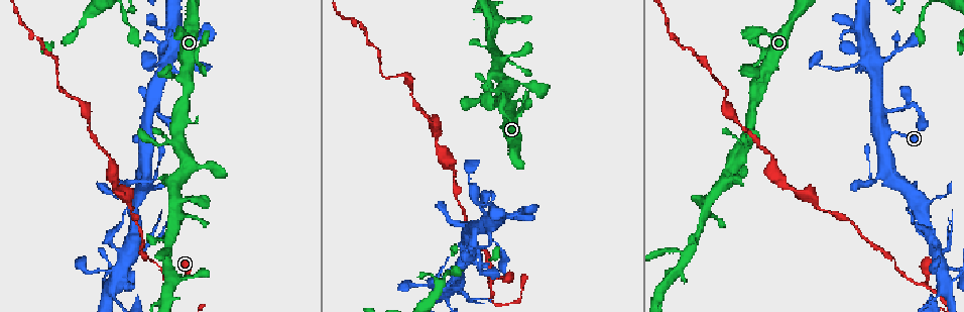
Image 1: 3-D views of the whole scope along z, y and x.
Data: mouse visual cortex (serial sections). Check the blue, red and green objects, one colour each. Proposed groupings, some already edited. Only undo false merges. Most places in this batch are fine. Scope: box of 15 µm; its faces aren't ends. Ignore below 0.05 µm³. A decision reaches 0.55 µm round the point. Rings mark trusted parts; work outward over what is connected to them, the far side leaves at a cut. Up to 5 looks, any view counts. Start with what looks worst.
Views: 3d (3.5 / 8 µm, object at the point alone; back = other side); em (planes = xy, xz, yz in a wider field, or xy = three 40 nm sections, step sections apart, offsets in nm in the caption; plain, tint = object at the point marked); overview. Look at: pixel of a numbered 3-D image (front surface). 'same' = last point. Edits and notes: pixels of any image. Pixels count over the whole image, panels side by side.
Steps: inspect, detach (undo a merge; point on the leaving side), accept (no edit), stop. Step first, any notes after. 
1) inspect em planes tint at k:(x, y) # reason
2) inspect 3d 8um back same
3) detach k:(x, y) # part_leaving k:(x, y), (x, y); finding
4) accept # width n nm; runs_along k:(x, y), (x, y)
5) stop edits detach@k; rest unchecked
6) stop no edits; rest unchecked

inspect 3d 3.5um at 1:(924, 285) # abrupt turn

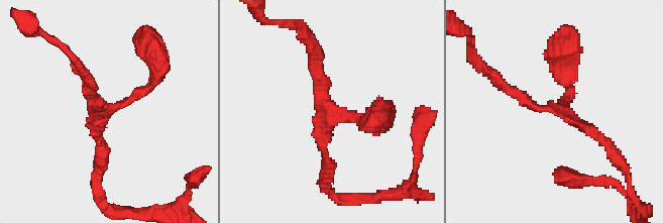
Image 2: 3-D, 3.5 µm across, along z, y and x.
inspect em xy step 1 tint at 2:(343, 114) # arms 3; arm_widths 200, 200, 250 nm

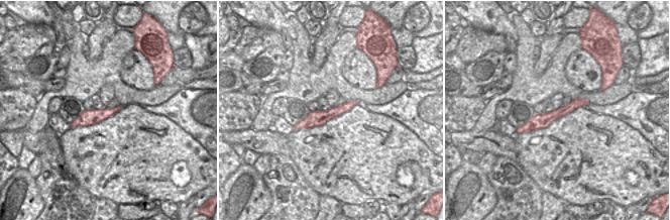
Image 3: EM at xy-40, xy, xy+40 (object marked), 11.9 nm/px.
accept # width 180 nm; runs_along 2:(380, 119), (331, 109), (313, 65); continuous, no second cell

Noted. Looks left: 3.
inspect 3d 8um at 1:(468, 236) # small branch off a trunk

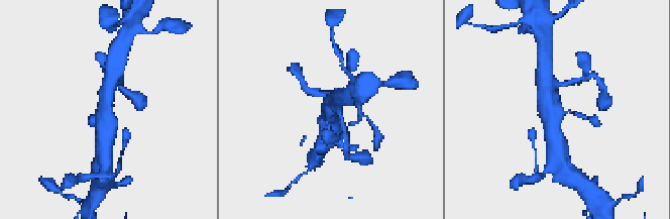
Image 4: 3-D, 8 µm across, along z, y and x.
inspect 3d 3.5um at 4:(103, 114)

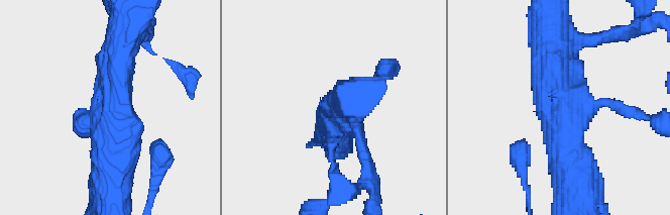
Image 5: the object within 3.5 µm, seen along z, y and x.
inspect em xy step 2 tint at 5:(337, 126) # arms 3; arm_widths 150, 500, 600 nm; shape alone is not enough

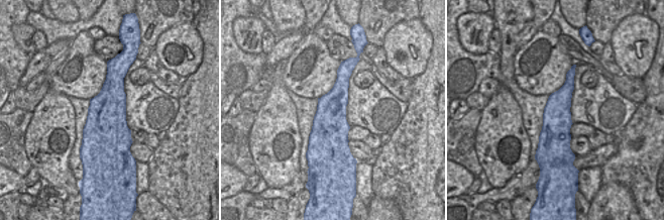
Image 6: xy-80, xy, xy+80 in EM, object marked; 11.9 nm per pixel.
accept # runs_along 5:(332, 189), (335, 121); one cell here

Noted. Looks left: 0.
stop no edits; rest unchecked

